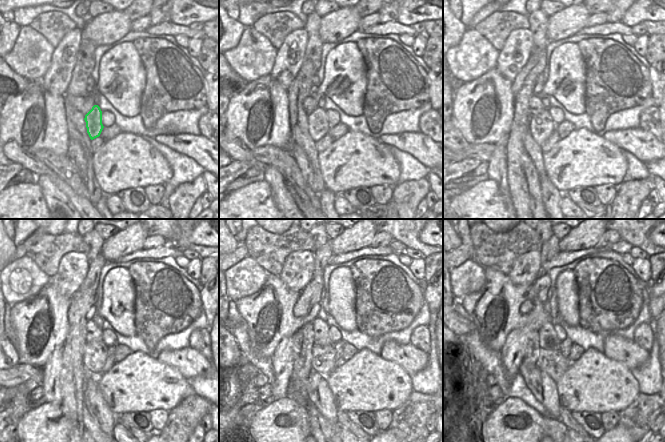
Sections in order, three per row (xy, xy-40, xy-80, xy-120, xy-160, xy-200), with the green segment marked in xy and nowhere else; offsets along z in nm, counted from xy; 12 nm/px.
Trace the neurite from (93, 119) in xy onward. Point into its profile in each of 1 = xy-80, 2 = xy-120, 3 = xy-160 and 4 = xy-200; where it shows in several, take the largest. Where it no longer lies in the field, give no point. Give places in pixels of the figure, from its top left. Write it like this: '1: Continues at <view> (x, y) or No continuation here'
1: Continues at xy-80 (542, 126)
2: Continues at xy-120 (95, 352)
3: Continues at xy-160 (323, 361)
4: Continues at xy-200 (552, 362).

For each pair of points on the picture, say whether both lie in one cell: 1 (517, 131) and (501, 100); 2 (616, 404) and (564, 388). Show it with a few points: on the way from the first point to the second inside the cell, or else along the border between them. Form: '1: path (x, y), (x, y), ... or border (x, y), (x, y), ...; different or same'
1: border (513, 119), (509, 134); different
2: path (603, 391), (600, 388), (577, 388); same

